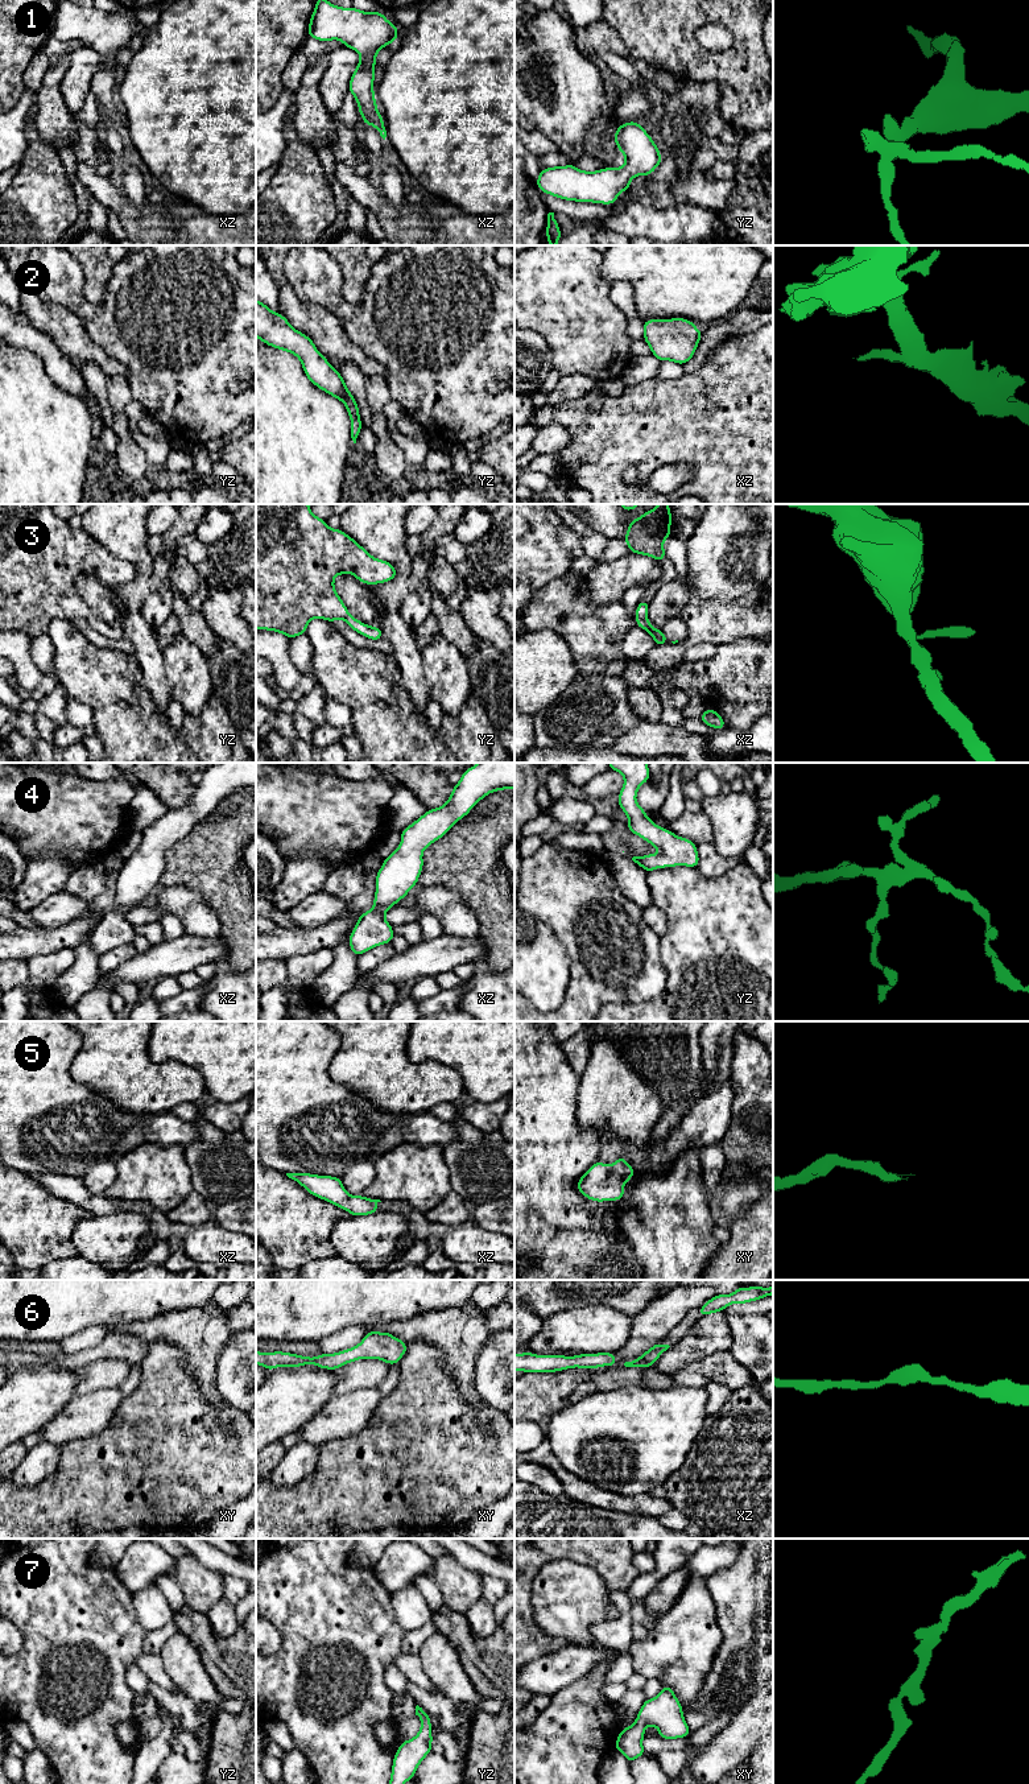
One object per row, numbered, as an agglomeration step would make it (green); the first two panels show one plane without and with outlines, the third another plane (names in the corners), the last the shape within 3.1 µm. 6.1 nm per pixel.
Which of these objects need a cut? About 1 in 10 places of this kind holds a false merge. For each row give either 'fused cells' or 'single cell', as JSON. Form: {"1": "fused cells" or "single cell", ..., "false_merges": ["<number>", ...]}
{"1": "single cell", "2": "fused cells", "3": "single cell", "4": "single cell", "5": "single cell", "6": "single cell", "7": "single cell", "false_merges": ["2"]}

